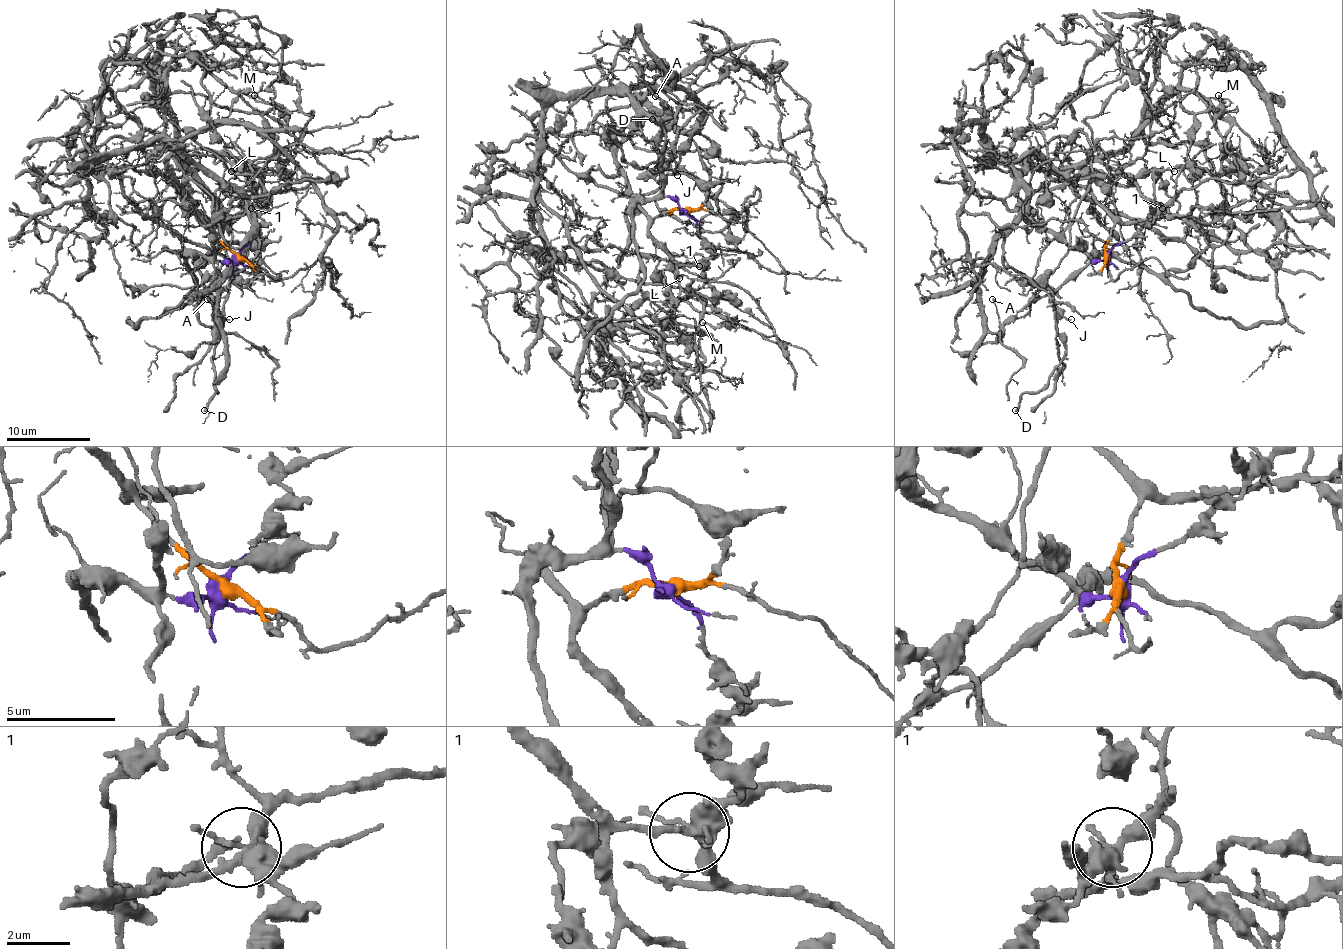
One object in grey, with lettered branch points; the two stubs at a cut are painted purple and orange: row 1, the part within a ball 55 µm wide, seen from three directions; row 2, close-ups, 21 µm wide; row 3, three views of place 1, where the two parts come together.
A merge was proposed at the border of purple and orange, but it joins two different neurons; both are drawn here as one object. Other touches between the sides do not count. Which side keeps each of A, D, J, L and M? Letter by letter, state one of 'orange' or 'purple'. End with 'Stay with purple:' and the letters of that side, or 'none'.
A: purple
D: purple
J: purple
L: orange
M: orange
Stay with purple: A, D, J

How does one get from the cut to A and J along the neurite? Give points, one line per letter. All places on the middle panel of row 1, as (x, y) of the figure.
A: (685, 211), (662, 194), (658, 137), (664, 106), (656, 95)
J: (685, 211), (662, 194), (658, 160), (662, 156), (677, 175)

